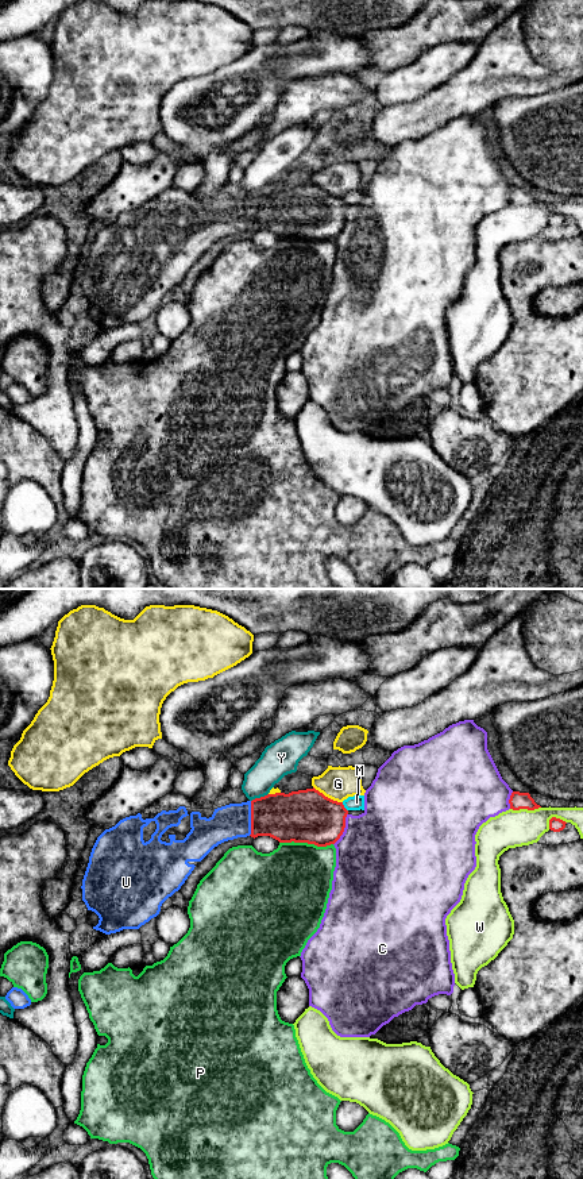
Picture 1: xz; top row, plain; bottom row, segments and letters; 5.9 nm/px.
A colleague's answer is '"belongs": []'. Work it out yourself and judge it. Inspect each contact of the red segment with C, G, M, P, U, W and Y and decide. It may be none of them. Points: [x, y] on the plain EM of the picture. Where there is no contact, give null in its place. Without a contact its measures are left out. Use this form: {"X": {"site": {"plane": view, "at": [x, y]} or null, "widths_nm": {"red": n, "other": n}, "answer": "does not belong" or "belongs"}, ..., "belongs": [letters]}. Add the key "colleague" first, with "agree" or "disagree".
{"colleague": "disagree", "C": {"site": {"plane": "xz", "at": [343, 224]}, "widths_nm": {"red": 320, "other": 480}, "answer": "does not belong"}, "G": {"site": {"plane": "xz", "at": [327, 192]}, "widths_nm": {"red": 320, "other": 200}, "answer": "does not belong"}, "M": {"site": {"plane": "xz", "at": [343, 201]}, "widths_nm": {"red": 320, "other": 90}, "answer": "does not belong"}, "P": {"site": {"plane": "xz", "at": [307, 237]}, "widths_nm": {"red": 320, "other": 440}, "answer": "does not belong"}, "U": {"site": {"plane": "xz", "at": [251, 214]}, "widths_nm": {"red": 280, "other": 200}, "answer": "belongs"}, "W": {"site": {"plane": "xz", "at": [525, 203]}, "widths_nm": {"red": 100, "other": 220}, "answer": "does not belong"}, "Y": {"site": {"plane": "xz", "at": [261, 192]}, "widths_nm": {"red": 300, "other": 200}, "answer": "does not belong"}, "belongs": ["U"]}

